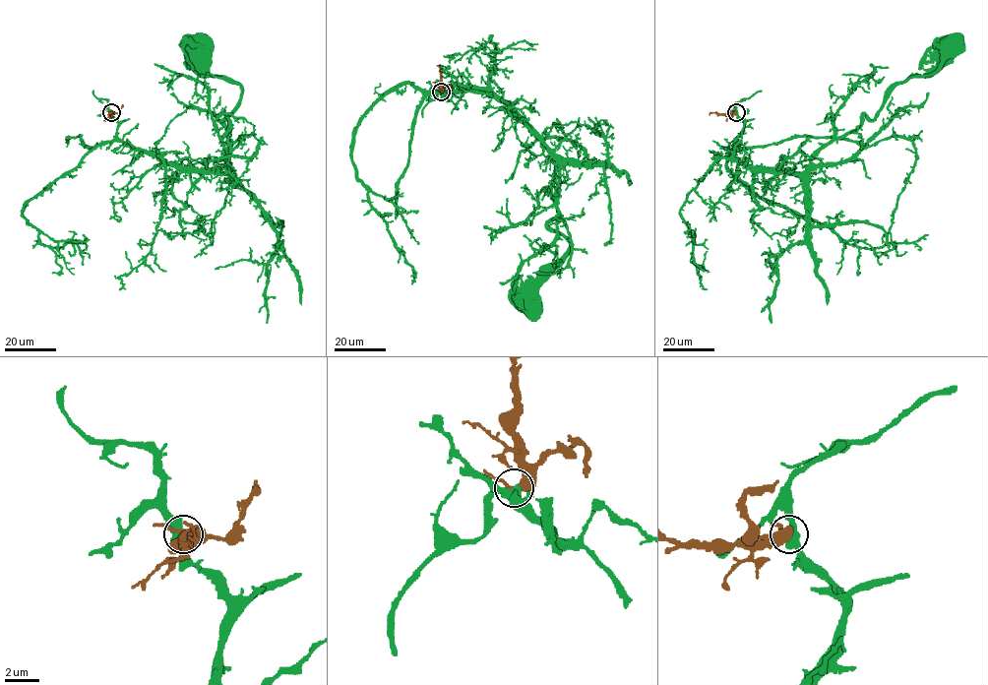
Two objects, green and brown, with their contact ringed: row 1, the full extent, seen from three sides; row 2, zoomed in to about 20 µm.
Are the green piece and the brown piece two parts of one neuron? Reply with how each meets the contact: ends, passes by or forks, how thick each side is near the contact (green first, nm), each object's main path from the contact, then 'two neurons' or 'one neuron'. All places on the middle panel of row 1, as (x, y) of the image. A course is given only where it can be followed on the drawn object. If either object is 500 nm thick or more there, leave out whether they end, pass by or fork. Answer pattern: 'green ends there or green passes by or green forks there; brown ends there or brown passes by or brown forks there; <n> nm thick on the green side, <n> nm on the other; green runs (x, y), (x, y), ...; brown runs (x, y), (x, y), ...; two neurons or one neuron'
550 nm thick on the green side, 400 nm on the other; green runs (441, 93), (447, 100), (488, 90), (558, 162), (558, 218), (547, 223), (571, 251), (529, 309); brown runs (441, 92), (440, 68), (437, 65); two neurons

